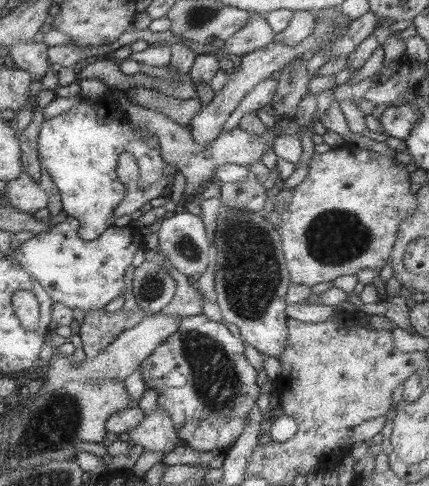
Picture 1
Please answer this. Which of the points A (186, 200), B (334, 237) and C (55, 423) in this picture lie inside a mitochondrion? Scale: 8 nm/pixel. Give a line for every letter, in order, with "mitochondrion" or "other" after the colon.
A: other
B: mitochondrion
C: mitochondrion

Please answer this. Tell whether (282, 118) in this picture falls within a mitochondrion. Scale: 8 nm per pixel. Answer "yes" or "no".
no

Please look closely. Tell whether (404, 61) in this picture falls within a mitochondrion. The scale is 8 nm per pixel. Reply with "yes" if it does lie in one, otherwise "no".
no

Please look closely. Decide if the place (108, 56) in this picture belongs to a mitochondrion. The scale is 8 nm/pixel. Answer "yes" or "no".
no

